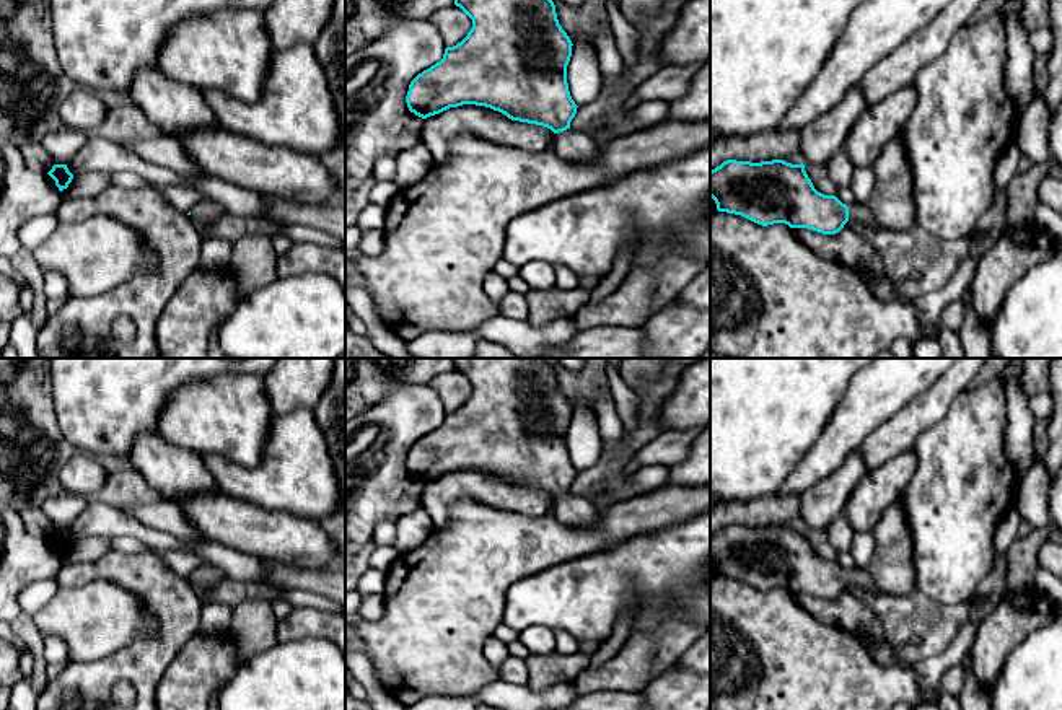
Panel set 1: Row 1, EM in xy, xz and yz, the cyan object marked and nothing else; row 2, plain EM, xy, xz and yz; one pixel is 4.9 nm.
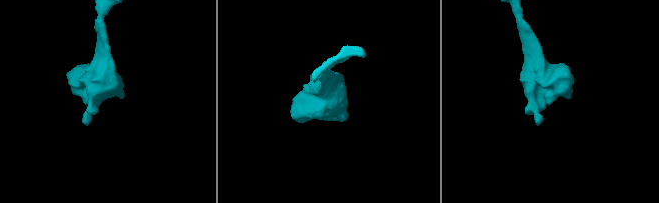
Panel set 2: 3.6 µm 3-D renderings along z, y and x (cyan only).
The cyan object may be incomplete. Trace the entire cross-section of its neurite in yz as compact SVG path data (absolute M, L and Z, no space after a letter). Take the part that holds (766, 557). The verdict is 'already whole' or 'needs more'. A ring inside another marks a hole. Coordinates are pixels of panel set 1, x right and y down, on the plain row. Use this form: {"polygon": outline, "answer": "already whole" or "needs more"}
{"polygon": "M726 524L710 536L710 562L718 576L741 580L762 591L785 588L836 599L850 585L858 593L883 594L868 570L847 572L836 560L818 557L803 528Z", "answer": "needs more"}

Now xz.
{"polygon": "M453 358L453 363L454 370L472 384L472 392L461 407L445 414L440 427L410 446L406 461L409 476L427 484L463 469L485 471L511 485L551 493L555 498L551 513L564 524L586 528L596 523L599 511L591 497L570 493L578 472L570 461L567 448L567 430L573 409L559 389L554 366L544 358Z", "answer": "needs more"}

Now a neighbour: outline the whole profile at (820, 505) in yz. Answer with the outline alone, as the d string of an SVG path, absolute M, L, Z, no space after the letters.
M855 449L834 474L805 490L800 495L803 529L827 529L839 515L844 515L852 492L867 472L862 454Z

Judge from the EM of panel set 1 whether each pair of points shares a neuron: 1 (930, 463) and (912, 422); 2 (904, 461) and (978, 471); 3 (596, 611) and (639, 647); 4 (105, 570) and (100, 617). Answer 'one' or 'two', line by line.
1: two
2: two
3: two
4: two

